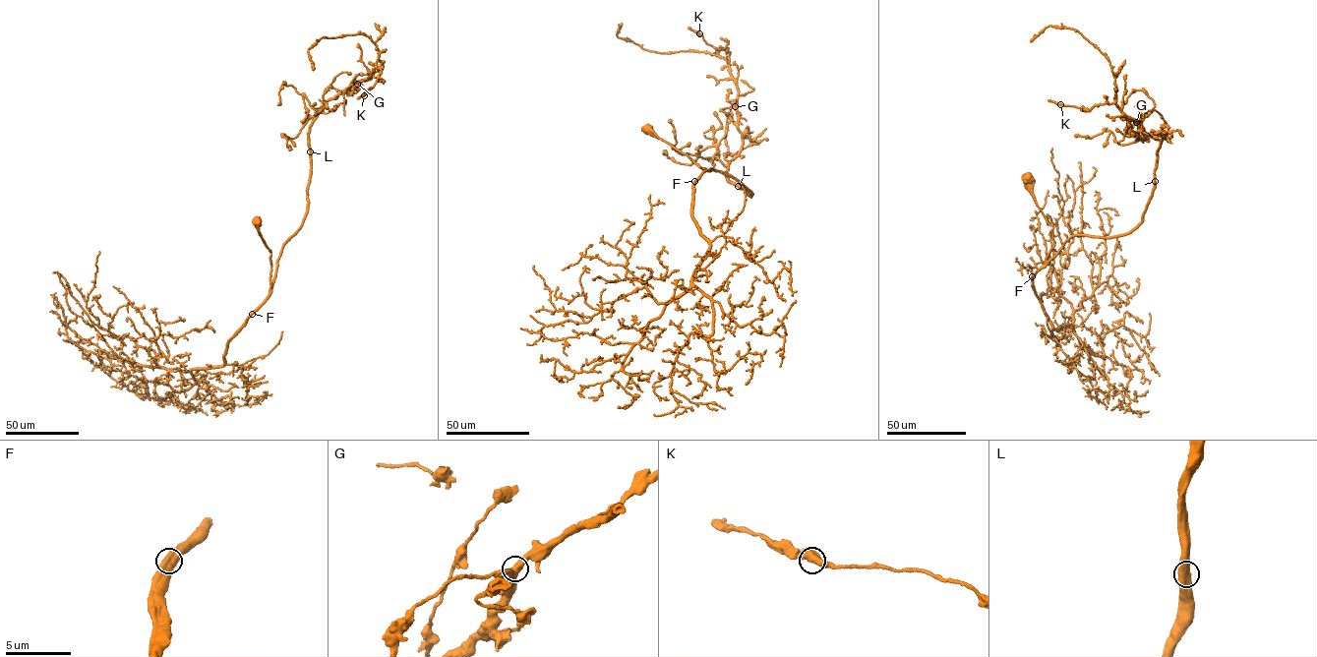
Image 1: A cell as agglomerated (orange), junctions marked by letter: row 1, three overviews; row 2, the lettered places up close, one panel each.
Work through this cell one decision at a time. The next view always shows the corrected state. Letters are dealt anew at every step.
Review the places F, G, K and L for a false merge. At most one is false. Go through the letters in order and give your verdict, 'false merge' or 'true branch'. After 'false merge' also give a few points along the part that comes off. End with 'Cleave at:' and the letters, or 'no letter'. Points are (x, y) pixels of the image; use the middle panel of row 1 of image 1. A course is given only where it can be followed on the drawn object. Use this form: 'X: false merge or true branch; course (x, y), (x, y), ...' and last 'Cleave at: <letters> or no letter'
F: true branch
G: true branch
K: true branch
L: true branch
Cleave at: no letter

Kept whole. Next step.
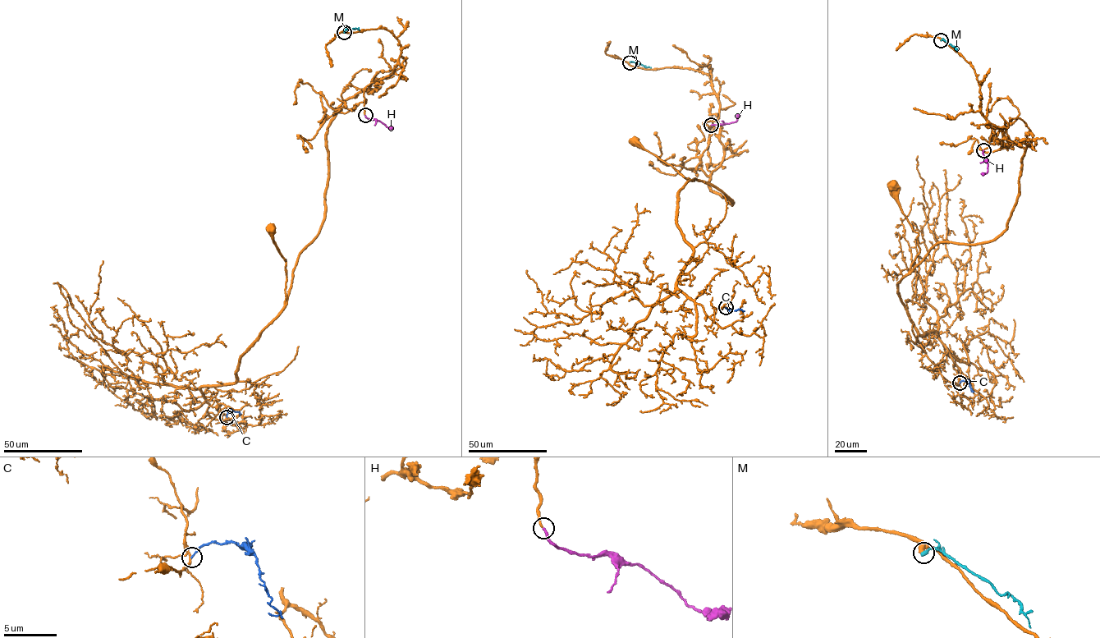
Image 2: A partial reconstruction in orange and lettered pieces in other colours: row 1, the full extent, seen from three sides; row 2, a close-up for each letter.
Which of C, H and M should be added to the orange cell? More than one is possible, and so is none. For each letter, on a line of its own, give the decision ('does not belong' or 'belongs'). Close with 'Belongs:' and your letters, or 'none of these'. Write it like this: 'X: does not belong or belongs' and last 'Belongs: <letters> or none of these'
C: does not belong
H: belongs
M: does not belong
Belongs: H

